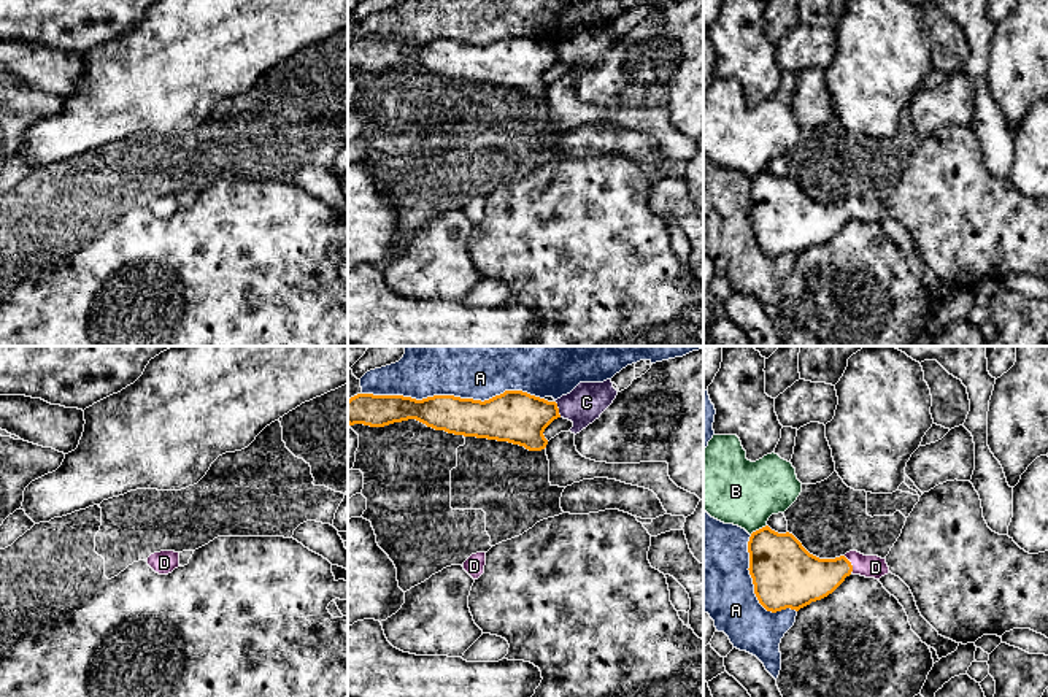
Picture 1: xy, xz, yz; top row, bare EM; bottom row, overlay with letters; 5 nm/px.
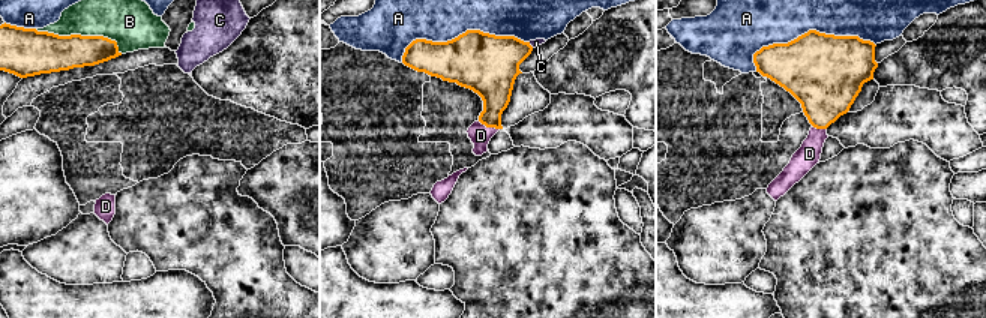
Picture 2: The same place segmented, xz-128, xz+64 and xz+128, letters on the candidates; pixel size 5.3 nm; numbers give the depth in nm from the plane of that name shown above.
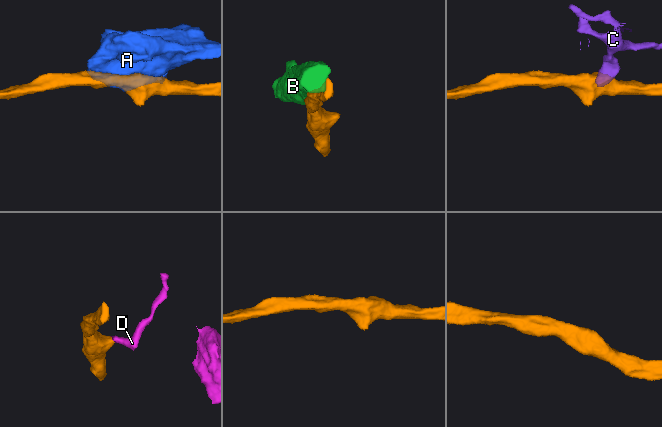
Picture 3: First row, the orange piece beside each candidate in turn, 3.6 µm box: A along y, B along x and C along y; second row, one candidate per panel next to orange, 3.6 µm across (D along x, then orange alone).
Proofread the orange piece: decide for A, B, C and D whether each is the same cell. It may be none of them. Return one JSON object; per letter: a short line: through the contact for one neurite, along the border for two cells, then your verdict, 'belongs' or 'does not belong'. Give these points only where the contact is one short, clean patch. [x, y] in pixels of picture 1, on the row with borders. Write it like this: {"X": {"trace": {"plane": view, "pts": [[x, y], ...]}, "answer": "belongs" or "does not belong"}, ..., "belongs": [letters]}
{"A": {"answer": "does not belong"}, "B": {"answer": "does not belong"}, "C": {"trace": {"plane": "xz", "pts": [[554, 402], [561, 416]]}, "answer": "does not belong"}, "D": {"answer": "belongs"}, "belongs": ["D"]}

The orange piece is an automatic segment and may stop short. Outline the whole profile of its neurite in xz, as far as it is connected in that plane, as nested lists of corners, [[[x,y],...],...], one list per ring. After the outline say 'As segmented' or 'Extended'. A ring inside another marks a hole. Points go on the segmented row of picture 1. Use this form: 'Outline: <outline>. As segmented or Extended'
Outline: [[[505,391],[489,400],[460,399],[454,395],[433,395],[416,400],[403,395],[373,395],[357,394],[348,400],[348,424],[364,424],[370,427],[384,427],[394,422],[416,419],[435,430],[445,430],[454,435],[508,441],[524,446],[529,451],[546,448],[545,429],[561,418],[556,402],[530,395],[522,391]]]. As segmented

